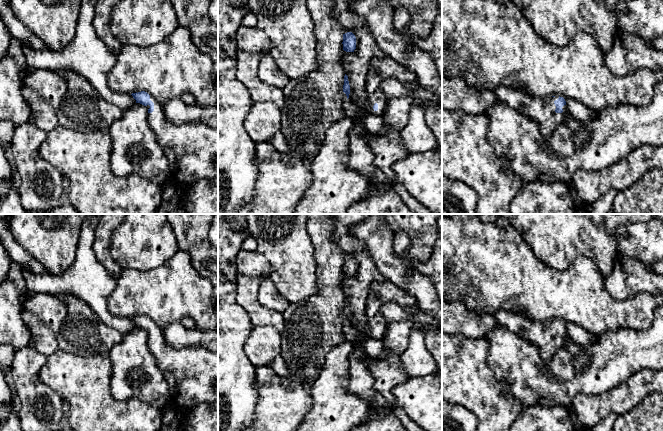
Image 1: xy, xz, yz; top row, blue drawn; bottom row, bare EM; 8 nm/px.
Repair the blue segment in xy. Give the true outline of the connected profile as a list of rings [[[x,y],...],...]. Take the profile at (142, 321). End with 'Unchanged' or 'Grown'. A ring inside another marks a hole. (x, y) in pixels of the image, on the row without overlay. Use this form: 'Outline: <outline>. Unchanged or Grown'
Outline: [[[137,315],[131,319],[136,327],[148,333],[150,352],[169,385],[172,402],[190,410],[200,403],[218,401],[218,352],[212,352],[199,345],[174,348],[166,343],[163,330],[147,316]]]. Grown

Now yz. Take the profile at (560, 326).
Outline: [[[500,309],[494,313],[495,320],[521,339],[537,346],[542,359],[550,361],[568,336],[566,325],[560,320],[539,322],[532,320],[523,311]]]. Grown

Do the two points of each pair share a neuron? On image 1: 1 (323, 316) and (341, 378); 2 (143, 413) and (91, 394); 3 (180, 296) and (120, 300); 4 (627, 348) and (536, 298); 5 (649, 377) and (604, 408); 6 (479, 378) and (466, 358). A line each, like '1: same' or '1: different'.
1: different
2: same
3: same
4: different
5: same
6: same

